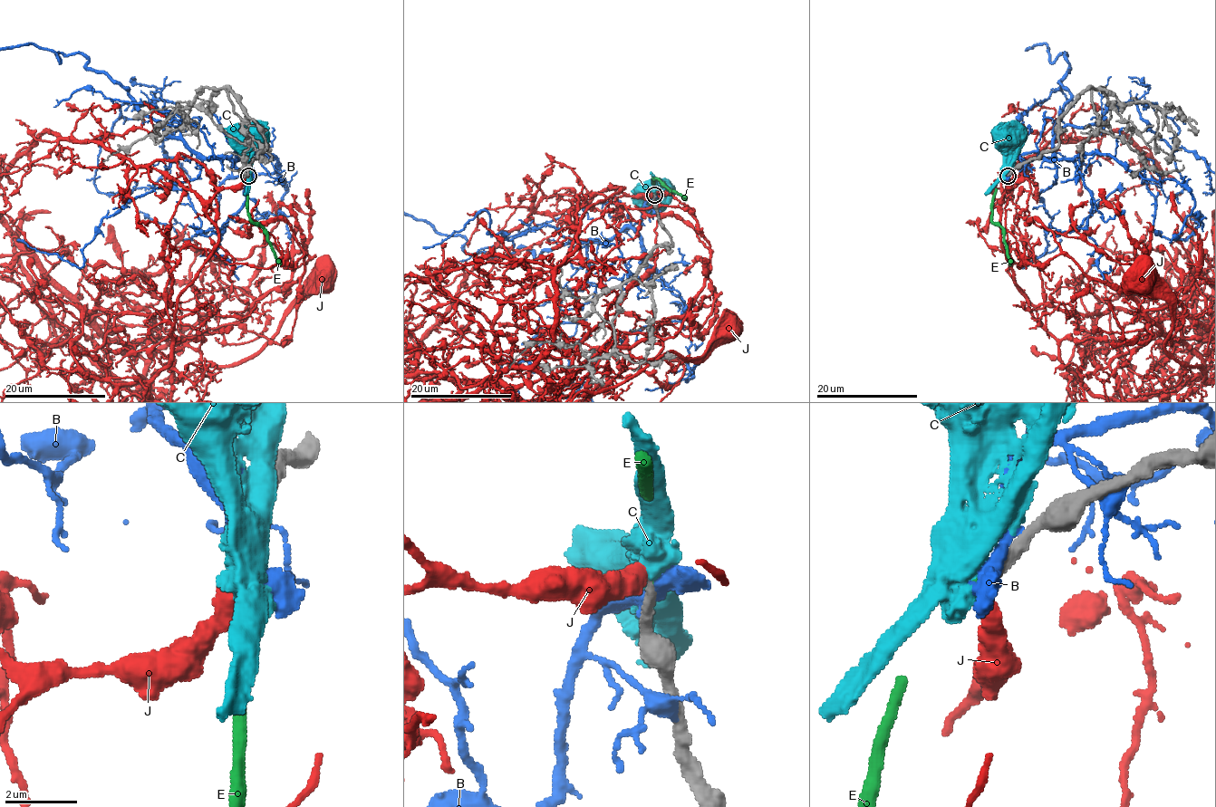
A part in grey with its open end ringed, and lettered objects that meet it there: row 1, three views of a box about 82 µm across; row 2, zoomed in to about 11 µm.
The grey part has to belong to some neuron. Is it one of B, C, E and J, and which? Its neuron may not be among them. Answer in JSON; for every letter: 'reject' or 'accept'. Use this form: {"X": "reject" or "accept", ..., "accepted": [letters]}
{"B": "reject", "C": "reject", "E": "accept", "J": "reject", "accepted": ["E"]}

